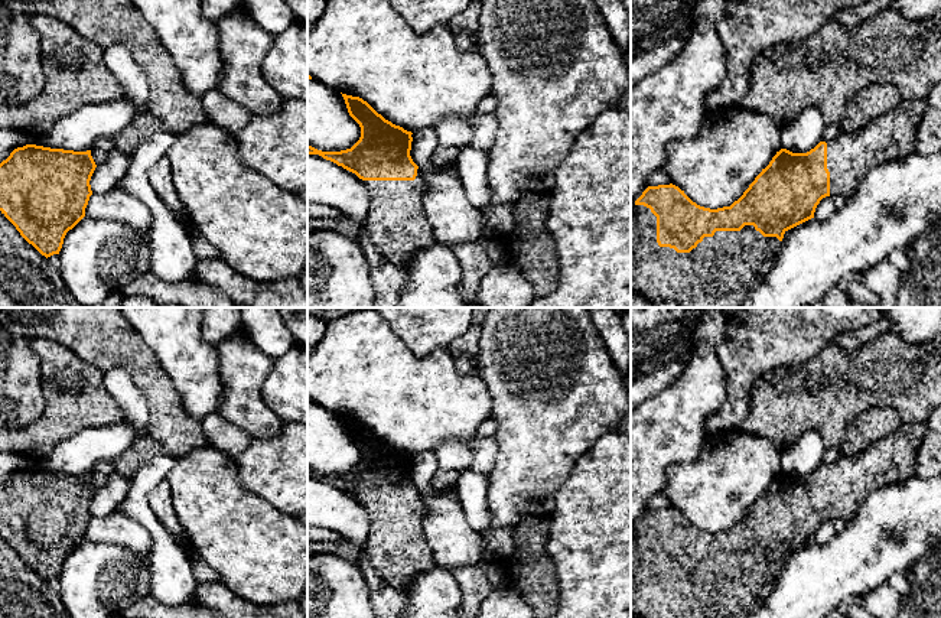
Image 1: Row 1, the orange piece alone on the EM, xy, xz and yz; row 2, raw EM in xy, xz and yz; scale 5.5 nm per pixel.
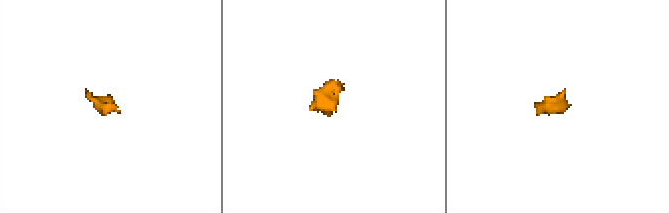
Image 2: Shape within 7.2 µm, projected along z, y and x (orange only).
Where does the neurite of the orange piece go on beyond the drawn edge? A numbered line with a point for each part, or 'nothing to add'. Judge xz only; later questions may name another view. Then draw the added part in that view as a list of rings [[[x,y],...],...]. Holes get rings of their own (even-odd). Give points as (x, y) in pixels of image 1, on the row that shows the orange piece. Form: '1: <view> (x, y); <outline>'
1: xz (397, 224); [[[417,169],[414,180],[364,180],[369,195],[367,231],[378,251],[393,264],[410,263],[433,240],[423,205],[424,179]]]

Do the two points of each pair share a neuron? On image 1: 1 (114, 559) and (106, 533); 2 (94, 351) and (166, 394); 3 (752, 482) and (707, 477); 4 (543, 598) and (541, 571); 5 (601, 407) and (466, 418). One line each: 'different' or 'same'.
1: different
2: same
3: same
4: same
5: different

